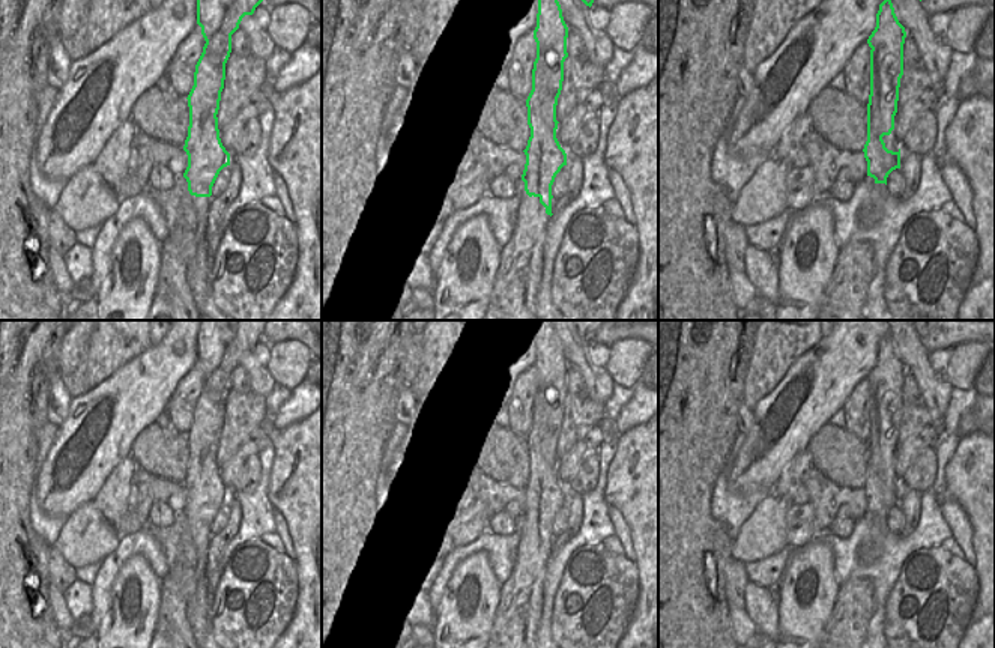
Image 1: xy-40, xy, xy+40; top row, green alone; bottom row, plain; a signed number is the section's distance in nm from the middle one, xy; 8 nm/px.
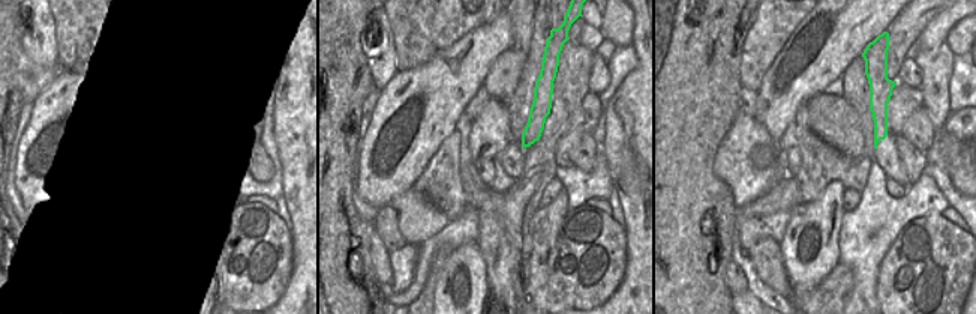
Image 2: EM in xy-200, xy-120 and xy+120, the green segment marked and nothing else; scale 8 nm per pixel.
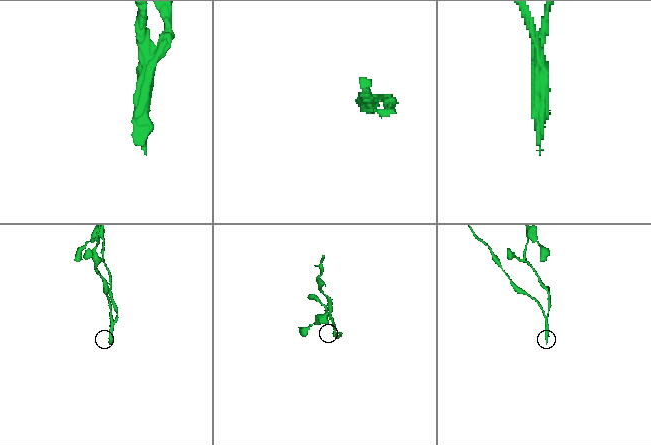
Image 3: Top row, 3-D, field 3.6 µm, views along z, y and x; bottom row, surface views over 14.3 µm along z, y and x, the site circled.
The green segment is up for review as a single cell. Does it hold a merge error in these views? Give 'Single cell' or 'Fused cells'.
Fused cells

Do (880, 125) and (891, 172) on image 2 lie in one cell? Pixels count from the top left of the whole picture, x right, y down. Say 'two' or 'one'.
one

